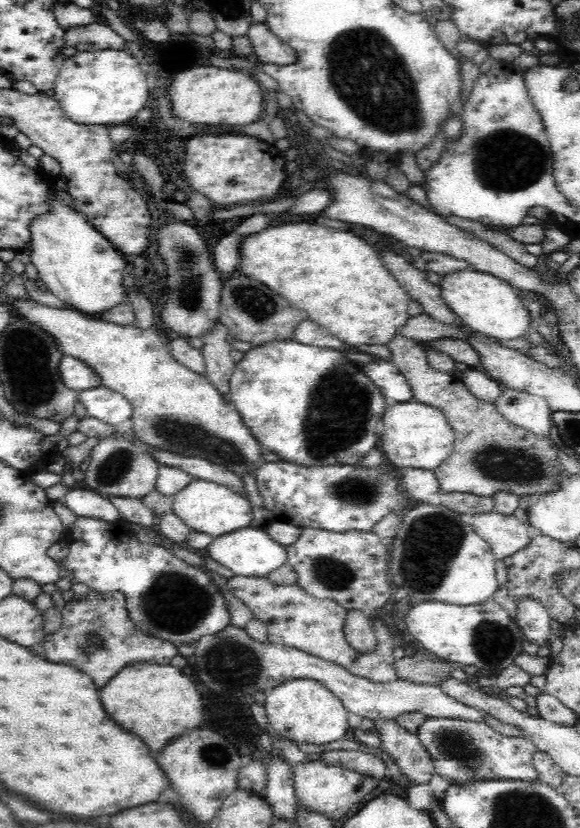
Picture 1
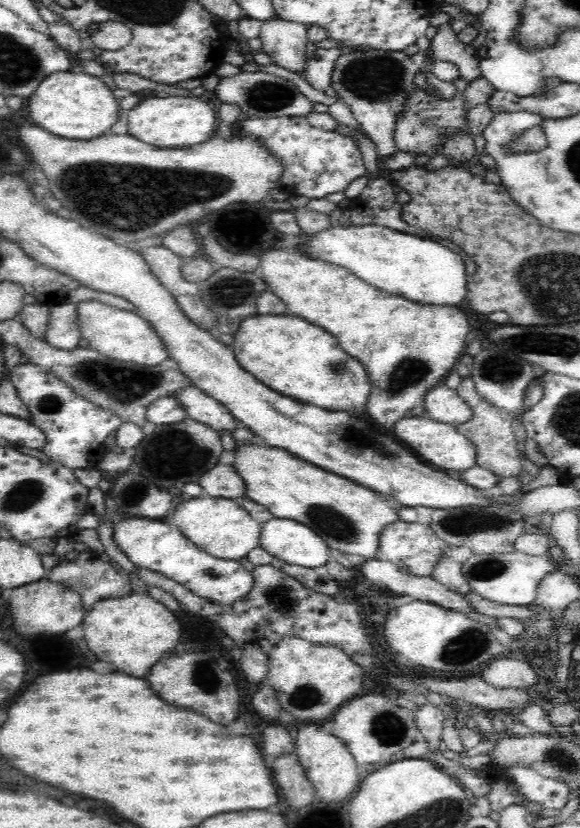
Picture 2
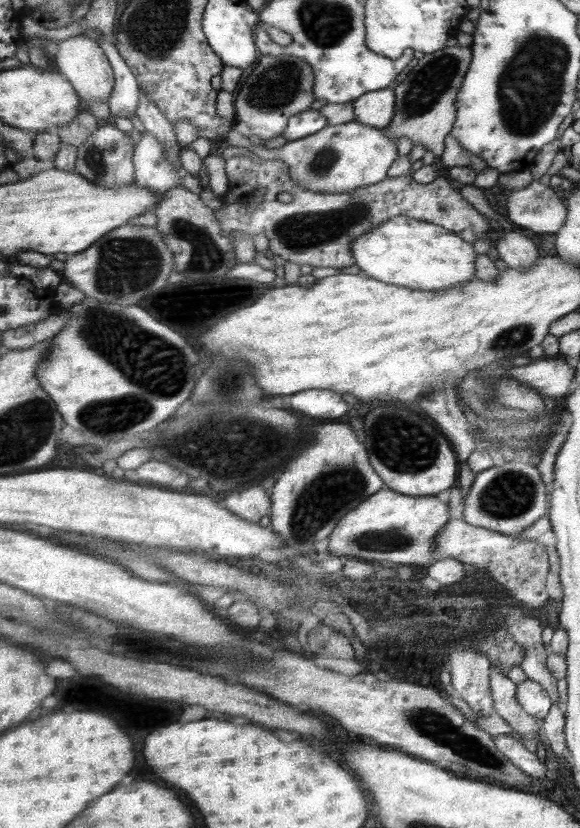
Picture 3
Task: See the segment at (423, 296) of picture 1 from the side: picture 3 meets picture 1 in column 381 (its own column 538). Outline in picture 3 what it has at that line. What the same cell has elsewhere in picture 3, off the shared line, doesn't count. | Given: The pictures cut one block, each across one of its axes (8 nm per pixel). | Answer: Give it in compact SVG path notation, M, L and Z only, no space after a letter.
M505 232L502 238L494 244L500 259L508 265L508 268L527 272L537 265L540 254L536 244L518 232Z

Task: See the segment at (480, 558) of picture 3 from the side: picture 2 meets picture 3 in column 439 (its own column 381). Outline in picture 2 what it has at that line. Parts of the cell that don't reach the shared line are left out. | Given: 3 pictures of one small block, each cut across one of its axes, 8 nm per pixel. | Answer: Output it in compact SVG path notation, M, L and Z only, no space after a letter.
M398 520L382 529L378 540L379 556L392 564L406 566L408 573L414 576L430 577L438 562L446 556L448 545L432 530L432 527L418 522Z

